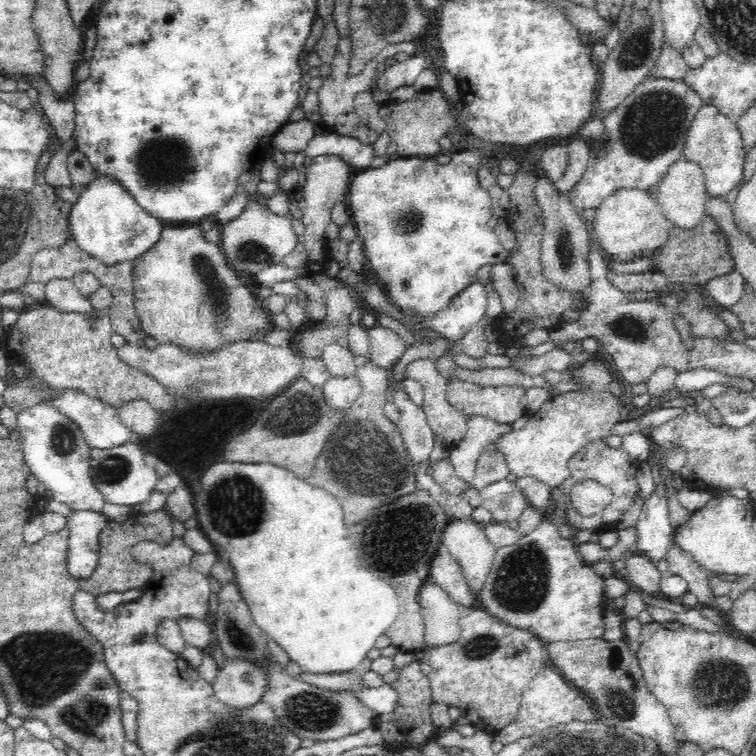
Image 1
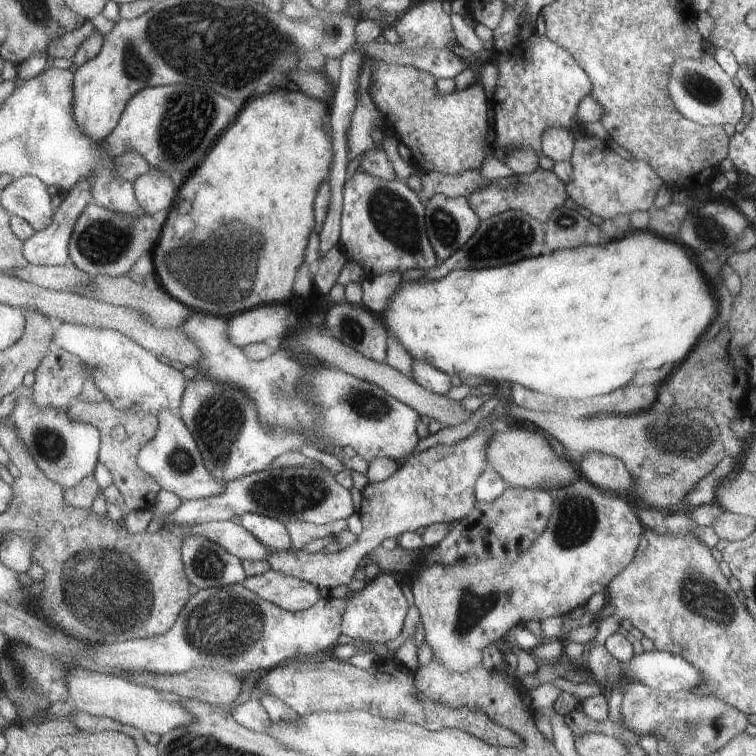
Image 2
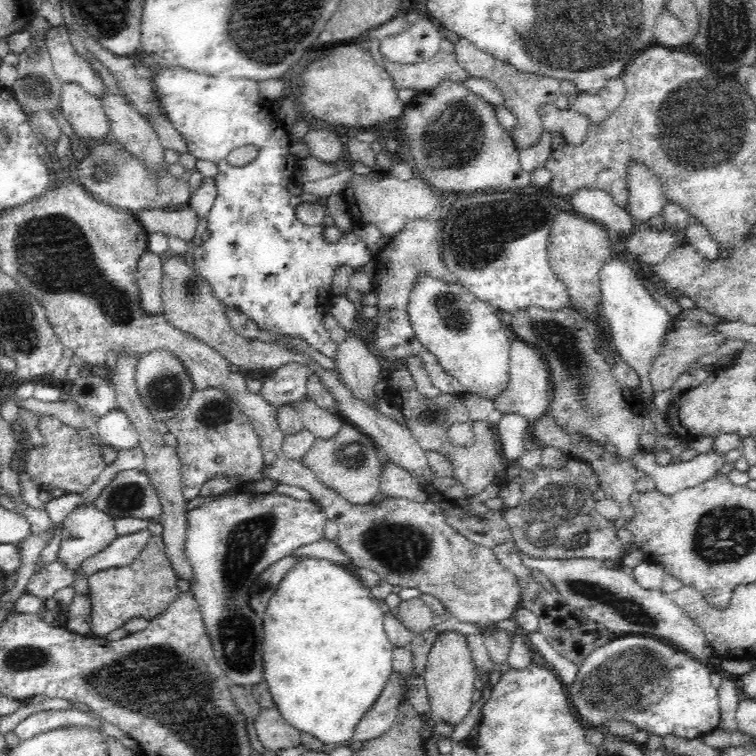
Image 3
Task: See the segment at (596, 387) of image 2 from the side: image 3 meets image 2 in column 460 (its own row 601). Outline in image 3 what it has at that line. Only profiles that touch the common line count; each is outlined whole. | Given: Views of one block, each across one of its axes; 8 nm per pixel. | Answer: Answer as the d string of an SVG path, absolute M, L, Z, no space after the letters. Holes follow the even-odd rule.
M304 558L294 570L290 570L286 574L286 578L282 580L280 588L276 590L276 594L270 600L270 606L266 610L264 616L264 638L262 638L262 676L264 682L268 686L268 692L276 704L276 710L280 712L282 720L292 728L298 730L300 734L310 734L316 742L324 744L326 748L340 748L340 746L348 746L360 732L362 728L362 720L366 718L366 714L370 712L370 708L378 702L380 694L384 692L392 672L394 672L394 664L392 664L392 642L384 630L384 620L382 620L384 612L380 608L380 602L374 600L372 590L364 588L362 584L356 582L356 578L344 570L342 564L332 564L330 560L324 558Z

